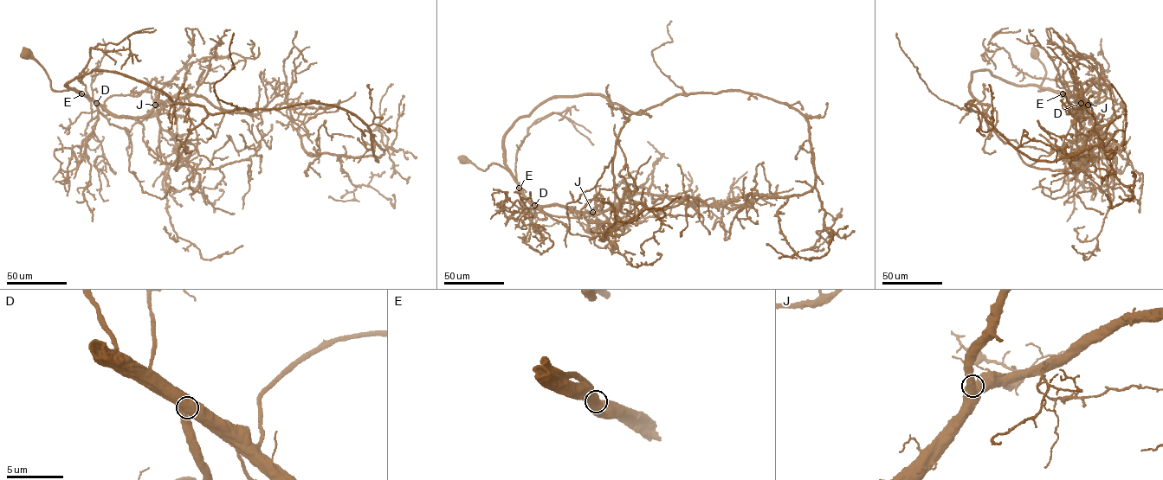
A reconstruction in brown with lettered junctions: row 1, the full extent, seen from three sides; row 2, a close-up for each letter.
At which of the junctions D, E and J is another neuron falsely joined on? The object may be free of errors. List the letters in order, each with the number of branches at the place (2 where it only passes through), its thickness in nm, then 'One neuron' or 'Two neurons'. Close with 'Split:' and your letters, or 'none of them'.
D: Branches: 2. Thickness 600 nm. One neuron
E: Branches: 1. Thickness 950 nm. One neuron
J: Branches: 2. Thickness 650 nm. One neuron
Split: none of them

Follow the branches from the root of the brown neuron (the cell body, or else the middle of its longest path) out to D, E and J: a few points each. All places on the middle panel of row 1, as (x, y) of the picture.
D: (463, 158), (483, 170), (492, 163), (506, 168), (520, 192), (534, 205)
E: (463, 158), (483, 170), (492, 163), (500, 164), (509, 171), (519, 188)
J: (463, 158), (483, 170), (492, 163), (506, 168), (520, 192), (537, 205), (558, 205), (575, 212), (592, 212)

